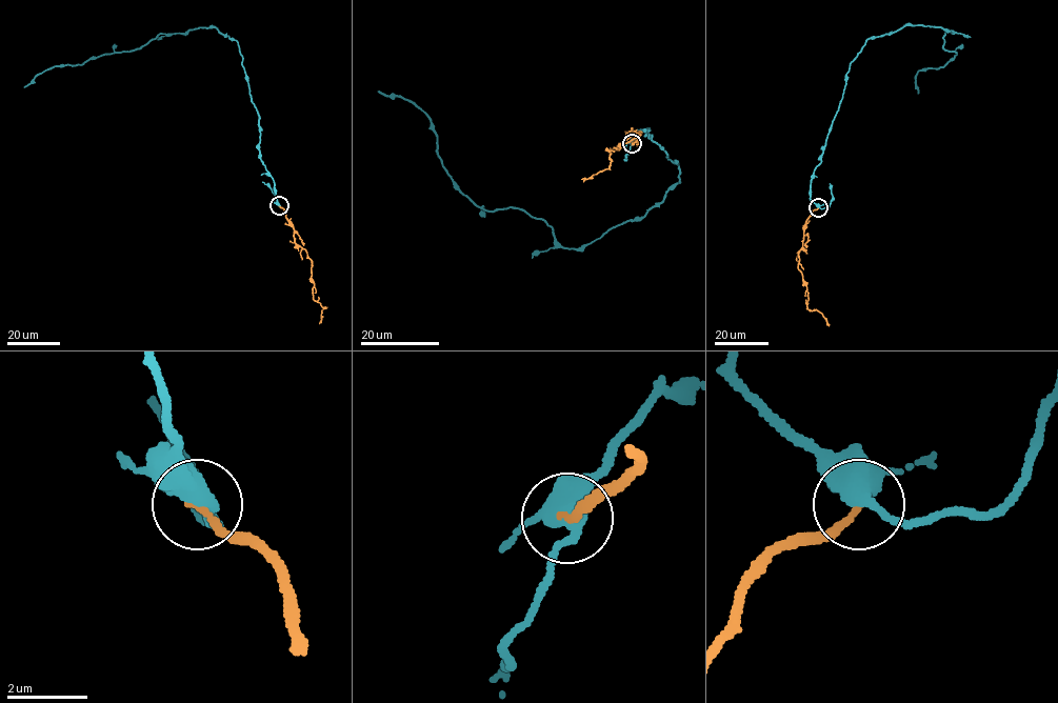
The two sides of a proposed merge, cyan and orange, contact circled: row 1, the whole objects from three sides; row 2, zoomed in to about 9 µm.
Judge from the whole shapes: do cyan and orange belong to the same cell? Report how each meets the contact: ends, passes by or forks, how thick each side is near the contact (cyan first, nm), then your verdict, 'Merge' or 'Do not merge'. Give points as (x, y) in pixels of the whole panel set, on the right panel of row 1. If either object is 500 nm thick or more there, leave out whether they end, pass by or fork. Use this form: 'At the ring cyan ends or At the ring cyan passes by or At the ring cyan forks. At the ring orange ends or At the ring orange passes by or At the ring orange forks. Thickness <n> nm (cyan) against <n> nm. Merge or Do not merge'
At the ring cyan passes by. At the ring orange ends. Thickness 460 nm (cyan) against 170 nm. Do not merge

